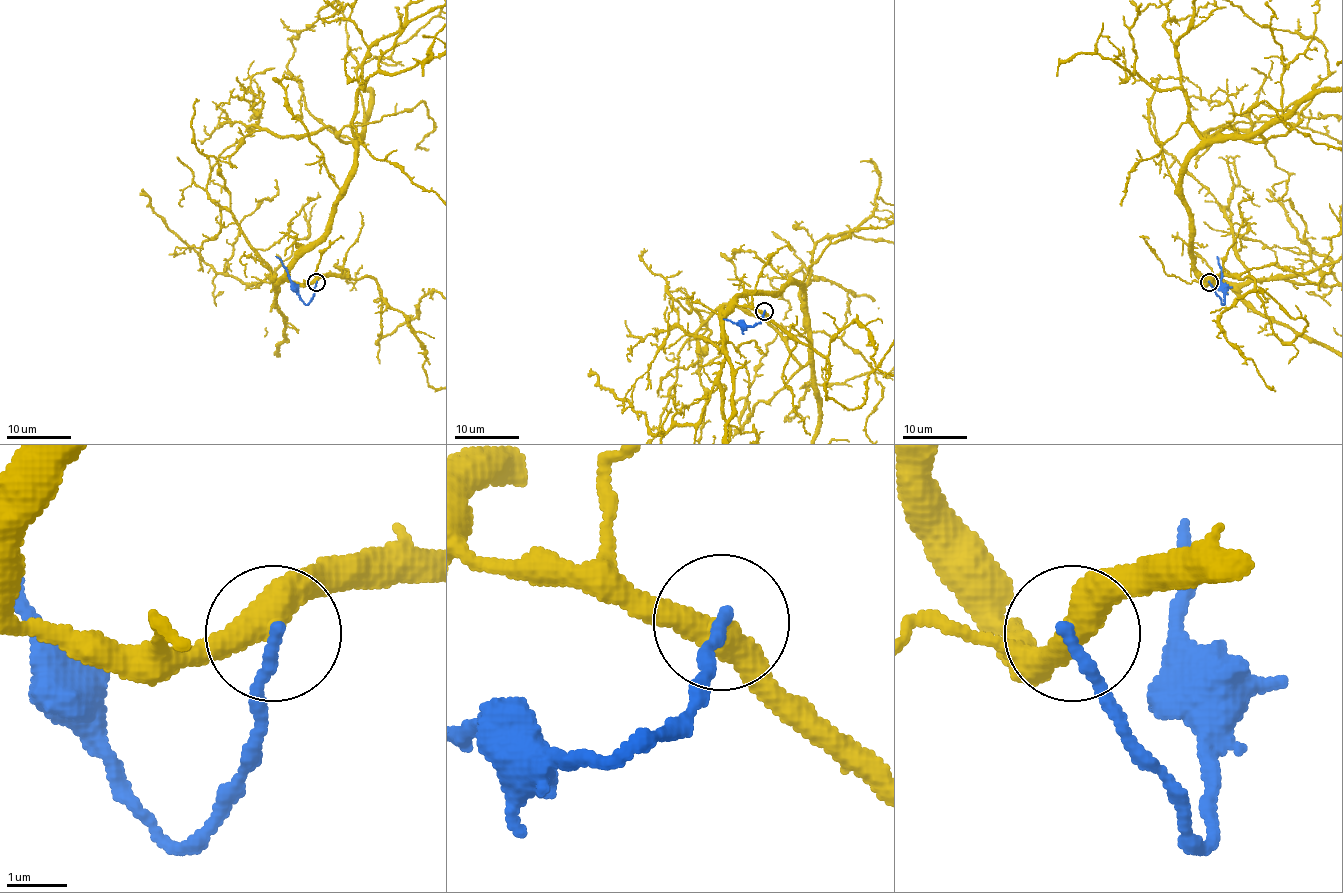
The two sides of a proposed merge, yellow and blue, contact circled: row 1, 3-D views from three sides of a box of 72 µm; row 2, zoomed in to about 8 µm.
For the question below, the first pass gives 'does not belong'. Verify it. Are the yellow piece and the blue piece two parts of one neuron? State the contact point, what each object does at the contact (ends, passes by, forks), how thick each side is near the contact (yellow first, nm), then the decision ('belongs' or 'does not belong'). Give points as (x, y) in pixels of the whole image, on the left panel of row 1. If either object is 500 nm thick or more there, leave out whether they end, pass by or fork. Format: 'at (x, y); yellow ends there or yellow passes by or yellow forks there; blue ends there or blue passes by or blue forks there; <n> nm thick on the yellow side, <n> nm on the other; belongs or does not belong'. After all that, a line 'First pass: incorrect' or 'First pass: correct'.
at (316, 282); yellow passes by; blue ends there; 460 nm thick on the yellow side, 220 nm on the other; does not belong
First pass: correct

